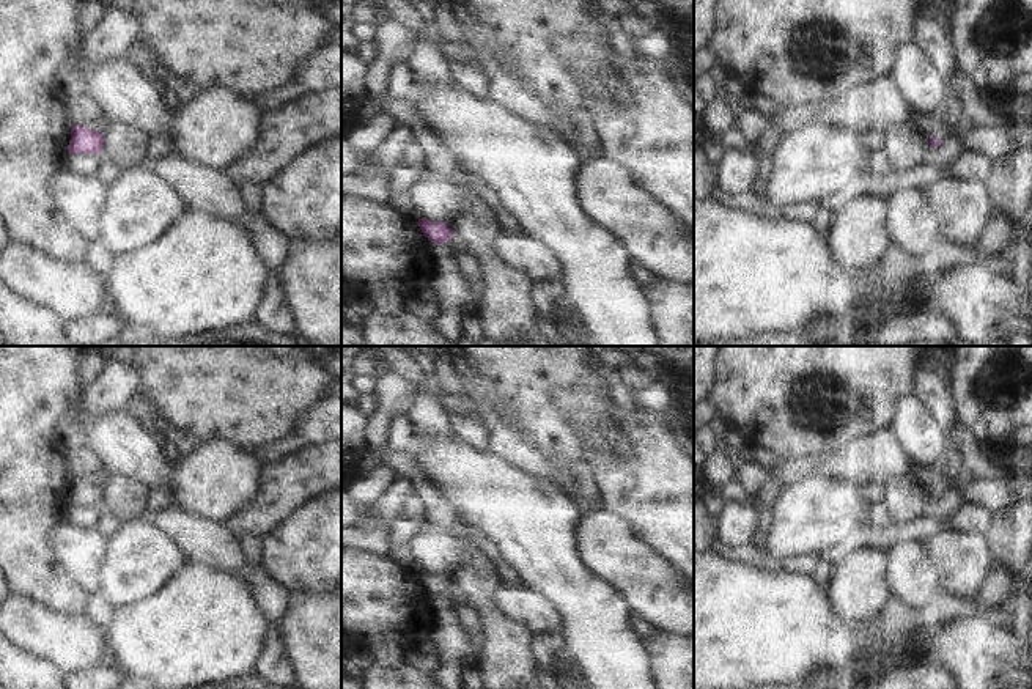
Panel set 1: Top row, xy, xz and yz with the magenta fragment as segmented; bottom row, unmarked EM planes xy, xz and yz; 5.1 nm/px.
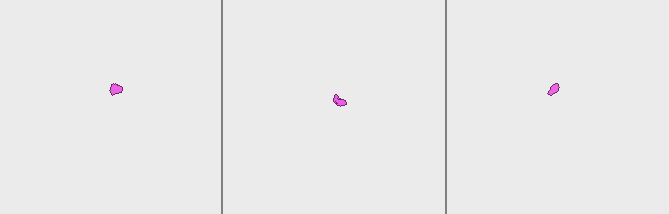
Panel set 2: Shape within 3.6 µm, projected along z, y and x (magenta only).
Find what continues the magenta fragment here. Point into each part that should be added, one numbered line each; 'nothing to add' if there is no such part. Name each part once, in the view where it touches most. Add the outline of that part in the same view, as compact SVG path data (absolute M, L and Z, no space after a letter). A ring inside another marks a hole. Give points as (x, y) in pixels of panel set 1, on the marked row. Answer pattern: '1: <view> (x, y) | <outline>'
1: xz (458, 244) | M458 233L453 234L453 238L452 238L452 241L450 241L450 245L452 245L452 249L453 249L455 252L466 252L466 253L474 255L474 253L470 252L469 244L467 244L467 242L461 238L461 234L458 234ZM474 255L474 256L475 256L475 255Z

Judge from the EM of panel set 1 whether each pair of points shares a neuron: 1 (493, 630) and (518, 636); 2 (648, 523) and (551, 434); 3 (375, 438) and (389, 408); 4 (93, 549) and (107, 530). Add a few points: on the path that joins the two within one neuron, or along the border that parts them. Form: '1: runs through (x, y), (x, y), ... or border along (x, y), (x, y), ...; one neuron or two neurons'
1: runs through (499, 630), (505, 636), (512, 636); one neuron
2: border along (573, 427), (584, 441), (584, 463); two neurons
3: runs through (378, 430), (383, 416); one neuron
4: border along (98, 530), (109, 540); two neurons

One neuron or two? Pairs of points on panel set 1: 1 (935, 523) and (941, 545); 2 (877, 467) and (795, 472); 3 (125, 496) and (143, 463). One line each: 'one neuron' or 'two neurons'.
1: two neurons
2: one neuron
3: two neurons

